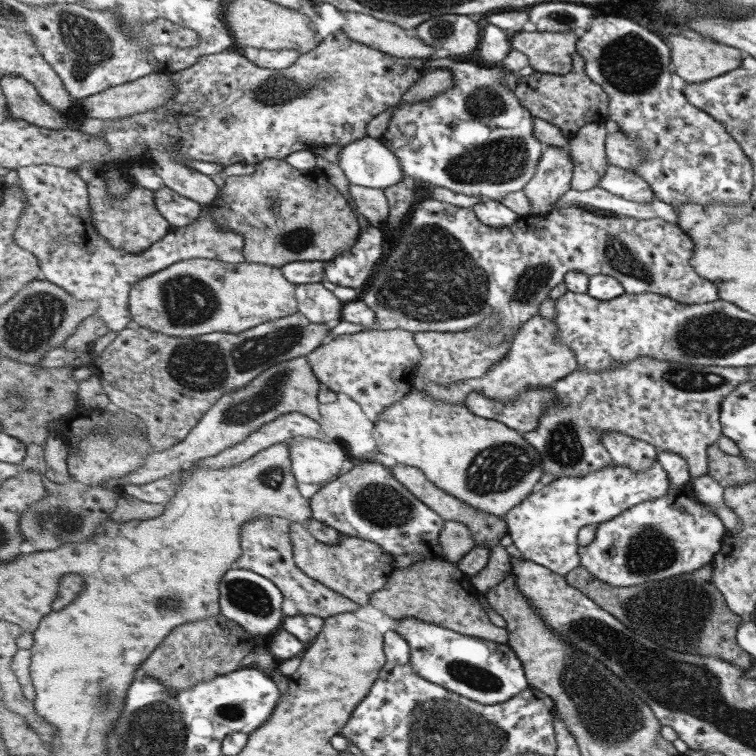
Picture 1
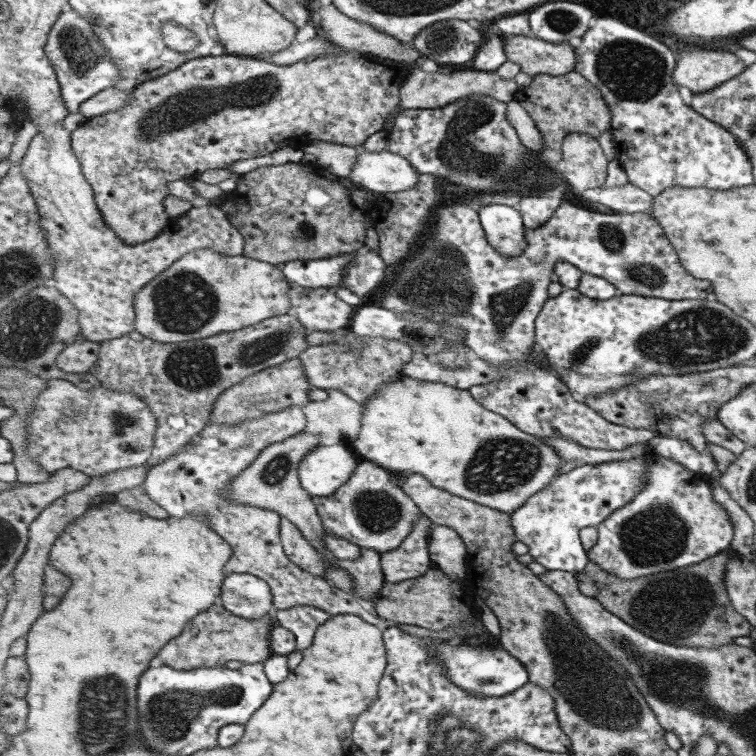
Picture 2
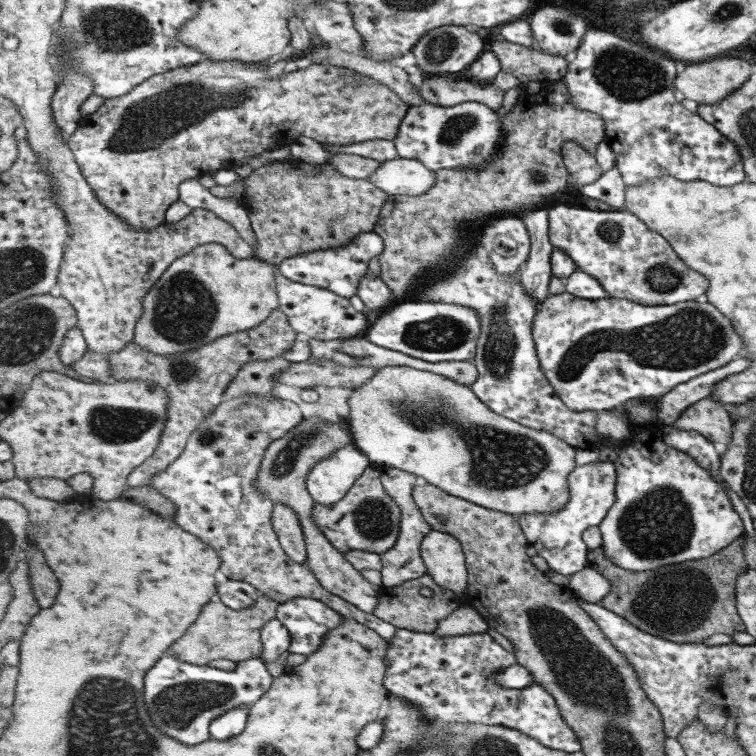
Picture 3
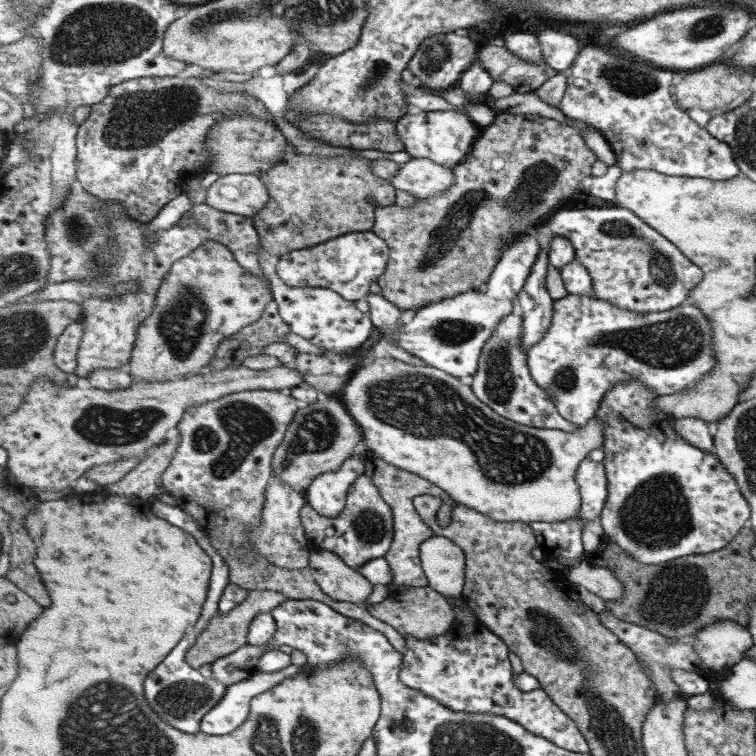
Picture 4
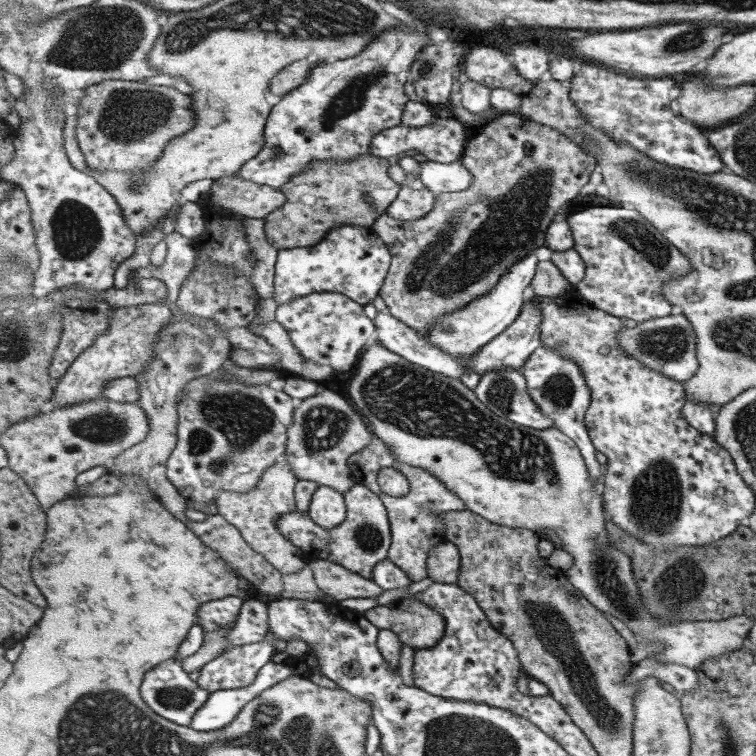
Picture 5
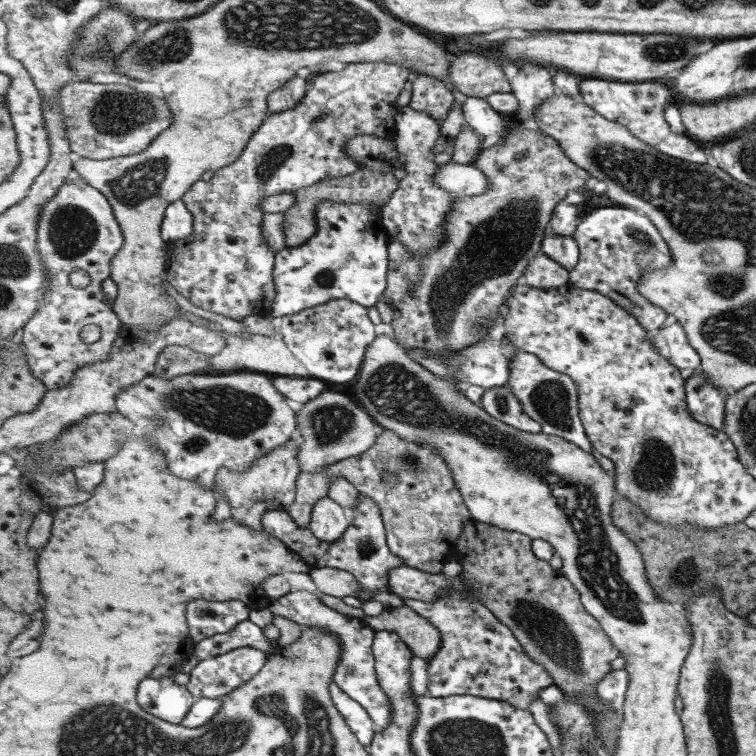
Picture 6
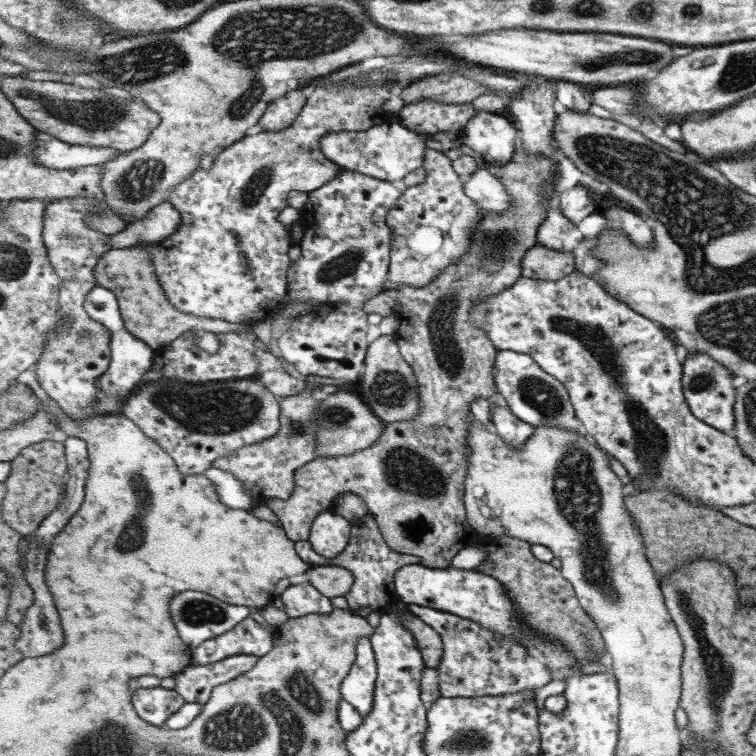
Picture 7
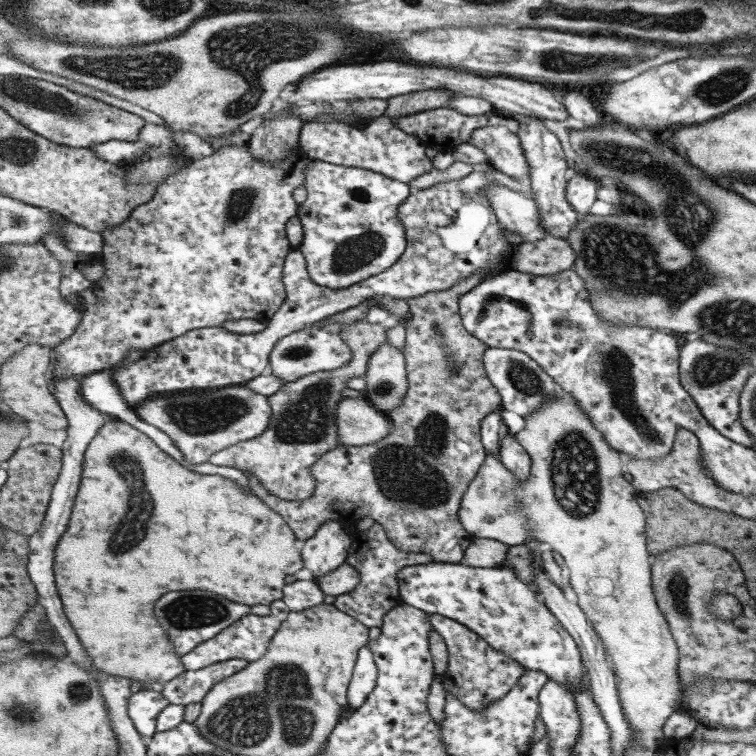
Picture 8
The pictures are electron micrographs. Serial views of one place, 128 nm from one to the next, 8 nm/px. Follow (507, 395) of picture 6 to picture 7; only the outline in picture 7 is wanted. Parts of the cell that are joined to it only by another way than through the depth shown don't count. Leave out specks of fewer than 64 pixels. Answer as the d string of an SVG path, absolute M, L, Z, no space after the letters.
M493 406L493 424L496 428L495 432L501 437L501 440L507 444L507 447L513 450L515 448L523 448L529 438L535 434L535 427L529 426L527 422L521 421L513 411L509 410L509 406Z

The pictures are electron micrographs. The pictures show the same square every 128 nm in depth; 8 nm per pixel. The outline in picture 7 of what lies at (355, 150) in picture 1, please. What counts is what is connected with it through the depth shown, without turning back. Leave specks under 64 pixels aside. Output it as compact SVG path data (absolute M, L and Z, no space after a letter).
M490 167L478 168L463 179L464 189L483 210L505 214L512 209L512 196Z

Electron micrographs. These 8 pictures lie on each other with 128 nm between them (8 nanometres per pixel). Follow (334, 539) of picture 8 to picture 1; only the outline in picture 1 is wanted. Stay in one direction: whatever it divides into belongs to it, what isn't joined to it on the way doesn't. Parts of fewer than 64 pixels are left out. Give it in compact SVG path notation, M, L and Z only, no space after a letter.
M310 437L287 444L291 444L296 480L310 485L327 484L337 479L350 467L354 454L344 444L327 443Z

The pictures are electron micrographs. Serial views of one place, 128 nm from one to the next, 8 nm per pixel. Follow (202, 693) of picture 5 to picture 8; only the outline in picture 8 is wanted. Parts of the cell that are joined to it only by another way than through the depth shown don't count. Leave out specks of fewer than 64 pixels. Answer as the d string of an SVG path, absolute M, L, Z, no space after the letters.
M140 690L133 693L129 703L129 714L143 736L154 736L159 715L172 702L155 690Z

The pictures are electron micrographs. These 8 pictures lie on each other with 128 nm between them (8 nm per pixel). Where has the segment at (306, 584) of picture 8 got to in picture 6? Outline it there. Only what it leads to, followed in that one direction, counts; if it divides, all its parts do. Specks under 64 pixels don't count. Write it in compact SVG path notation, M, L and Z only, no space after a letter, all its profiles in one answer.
M306 590L286 594L274 600L268 608L274 616L288 618L302 627L316 626L334 632L340 638L343 654L343 660L341 660L334 674L334 682L353 700L360 702L368 710L378 728L385 730L390 727L394 704L387 691L383 690L381 684L379 684L376 656L373 650L376 629L371 628L363 618L347 616L329 608L329 606L325 606L316 593L307 592Z

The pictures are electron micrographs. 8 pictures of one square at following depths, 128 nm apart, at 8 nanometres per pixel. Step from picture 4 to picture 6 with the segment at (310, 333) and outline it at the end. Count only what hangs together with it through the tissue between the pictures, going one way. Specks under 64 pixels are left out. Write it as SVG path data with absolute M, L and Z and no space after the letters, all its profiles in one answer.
M348 298L335 299L324 303L300 310L281 317L282 323L280 330L283 340L289 344L292 354L307 369L308 376L321 379L326 382L351 382L360 374L364 364L368 346L376 339L374 322L368 313L368 308L362 304L353 302Z

